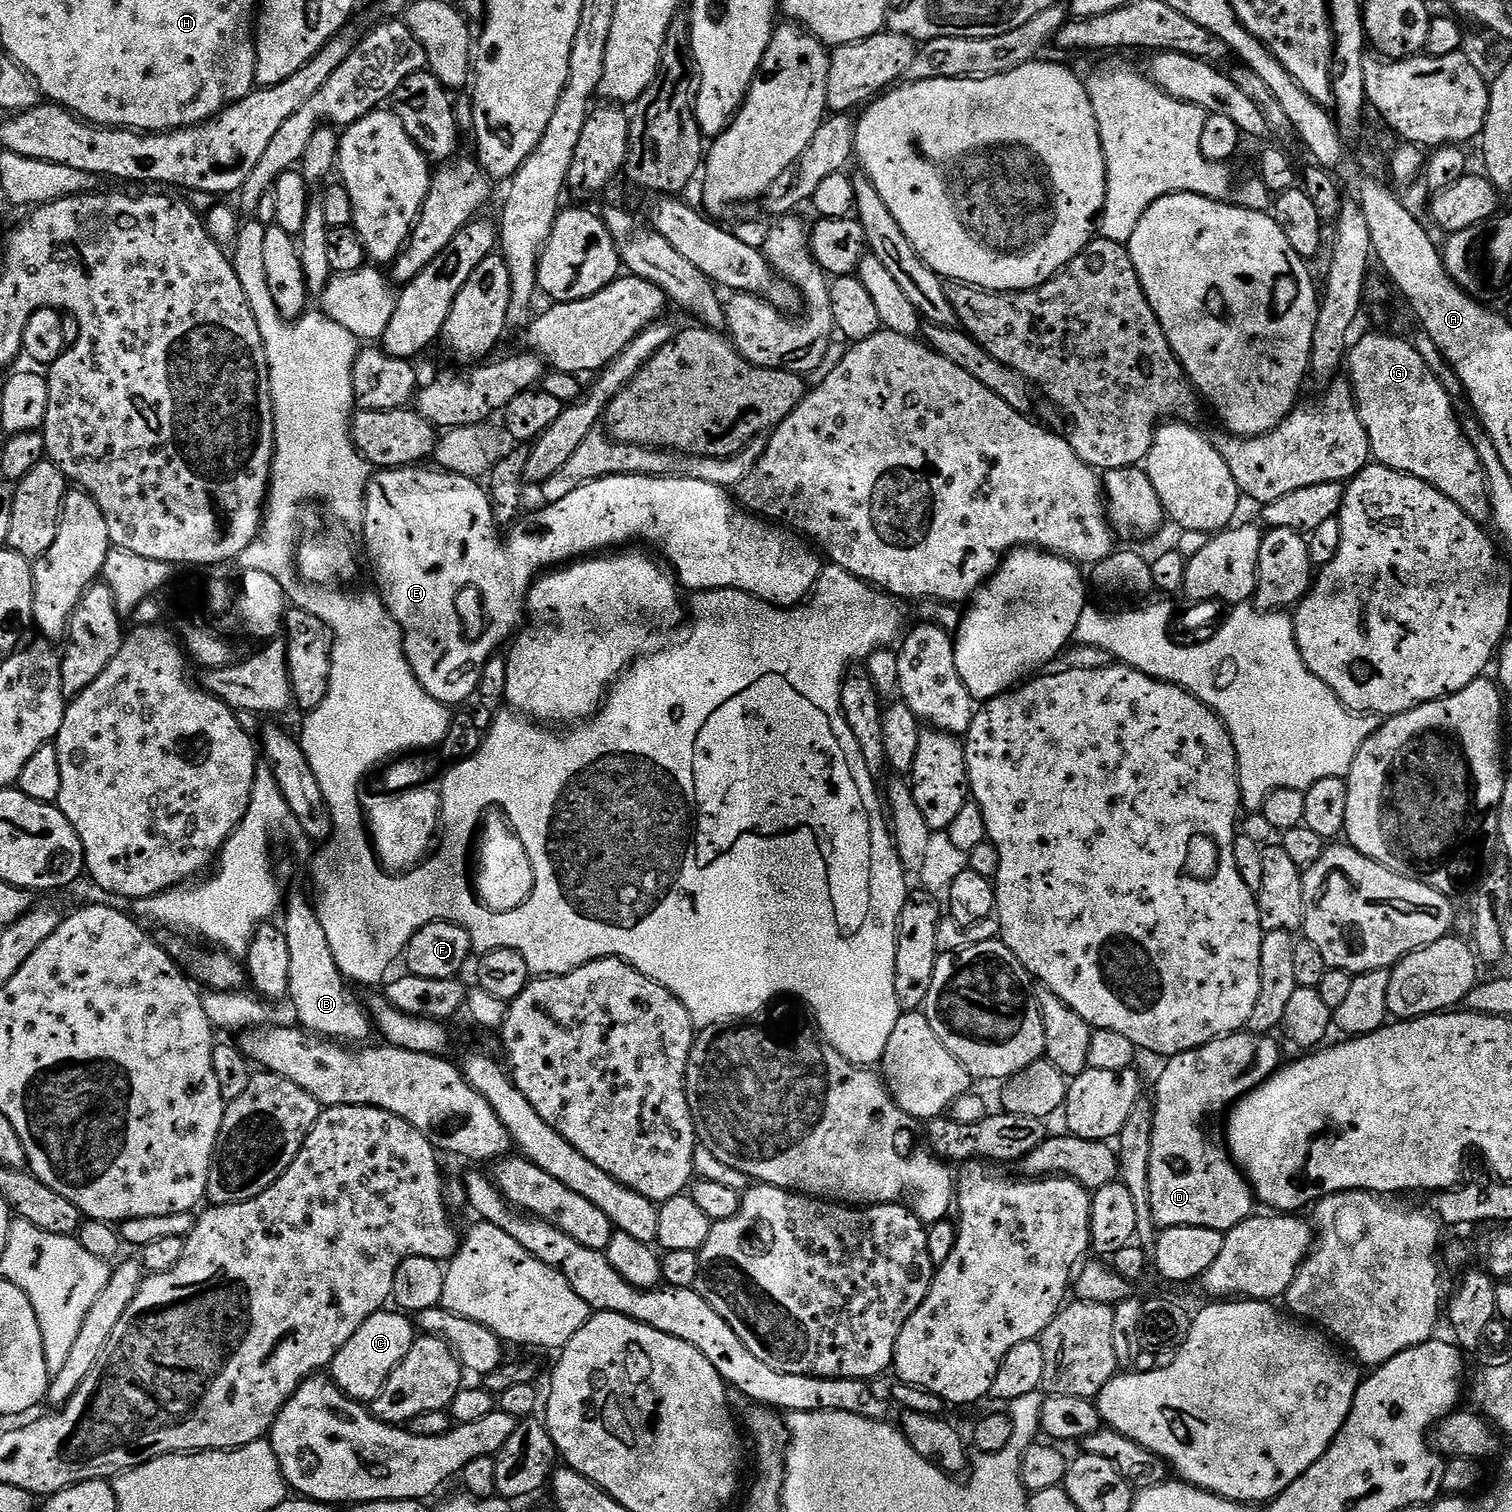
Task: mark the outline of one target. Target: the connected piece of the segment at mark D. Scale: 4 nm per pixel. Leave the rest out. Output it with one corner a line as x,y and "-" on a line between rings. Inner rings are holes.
1241,1030
1238,1032
1231,1032
1228,1036
1220,1036
1216,1040
1206,1042
1202,1046
1198,1046
1194,1050
1186,1050
1182,1054
1171,1057
1167,1061
1168,1064
1160,1072
1160,1077
1156,1080
1156,1096
1154,1095
1154,1111
1152,1113
1152,1149
1150,1150
1150,1206
1152,1207
1152,1221
1156,1223
1157,1229
1163,1230
1166,1228
1173,1228
1174,1226
1202,1226
1210,1230
1218,1230
1226,1233
1234,1226
1238,1226
1242,1221
1247,1220
1249,1216
1253,1215
1254,1208
1254,1193
1252,1185
1245,1179
1243,1172
1232,1163
1229,1153
1223,1147
1220,1148
1211,1140
1210,1137
1204,1133
1204,1119
1207,1118
1211,1112
1223,1113
1225,1109
1236,1103
1240,1097
1245,1096
1248,1092
1263,1084
1265,1080
1269,1080
1276,1069
1281,1067
1282,1059
1280,1060
1280,1048
1272,1041
1273,1037
1268,1034
1261,1034
1259,1032
1249,1032

